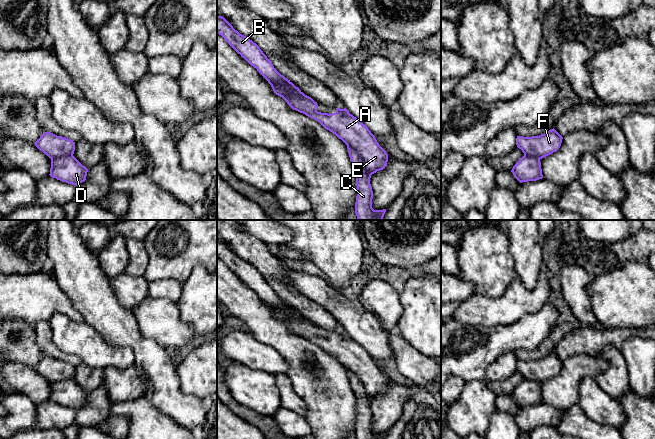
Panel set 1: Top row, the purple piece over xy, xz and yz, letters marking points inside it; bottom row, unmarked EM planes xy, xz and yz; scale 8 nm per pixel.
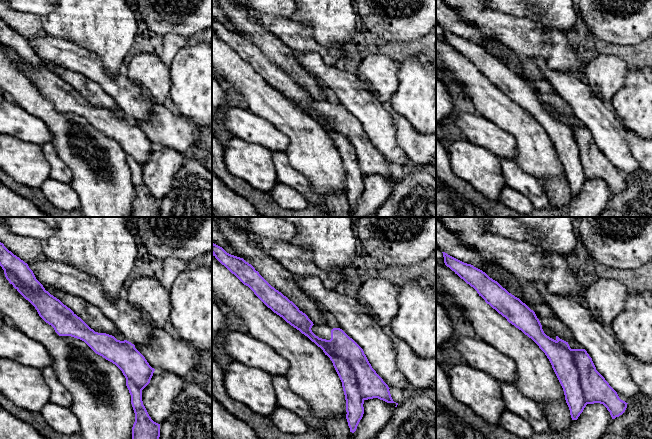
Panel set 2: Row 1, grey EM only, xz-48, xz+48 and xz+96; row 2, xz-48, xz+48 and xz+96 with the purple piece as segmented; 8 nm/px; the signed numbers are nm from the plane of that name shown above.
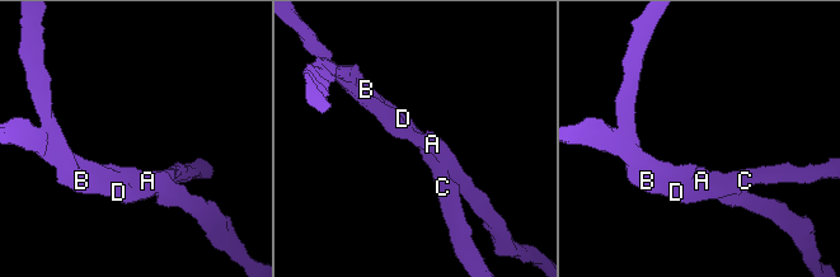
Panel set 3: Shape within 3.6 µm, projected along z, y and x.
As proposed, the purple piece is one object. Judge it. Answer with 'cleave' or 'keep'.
cleave

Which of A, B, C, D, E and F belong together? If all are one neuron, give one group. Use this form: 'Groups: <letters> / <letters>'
Groups: A E F / B C D

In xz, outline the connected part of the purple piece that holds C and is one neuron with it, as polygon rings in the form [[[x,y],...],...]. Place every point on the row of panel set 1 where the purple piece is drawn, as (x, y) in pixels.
[[[347,146],[353,169],[356,173],[357,196],[355,214],[358,220],[383,220],[386,209],[372,208],[373,191],[370,184],[371,174],[367,171],[360,155]]]

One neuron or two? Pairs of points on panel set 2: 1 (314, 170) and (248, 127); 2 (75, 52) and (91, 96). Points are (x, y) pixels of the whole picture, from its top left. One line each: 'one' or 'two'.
1: two
2: two

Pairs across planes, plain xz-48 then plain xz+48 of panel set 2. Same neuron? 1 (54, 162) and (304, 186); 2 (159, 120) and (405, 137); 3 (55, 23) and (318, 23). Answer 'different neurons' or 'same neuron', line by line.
1: same neuron
2: same neuron
3: same neuron

